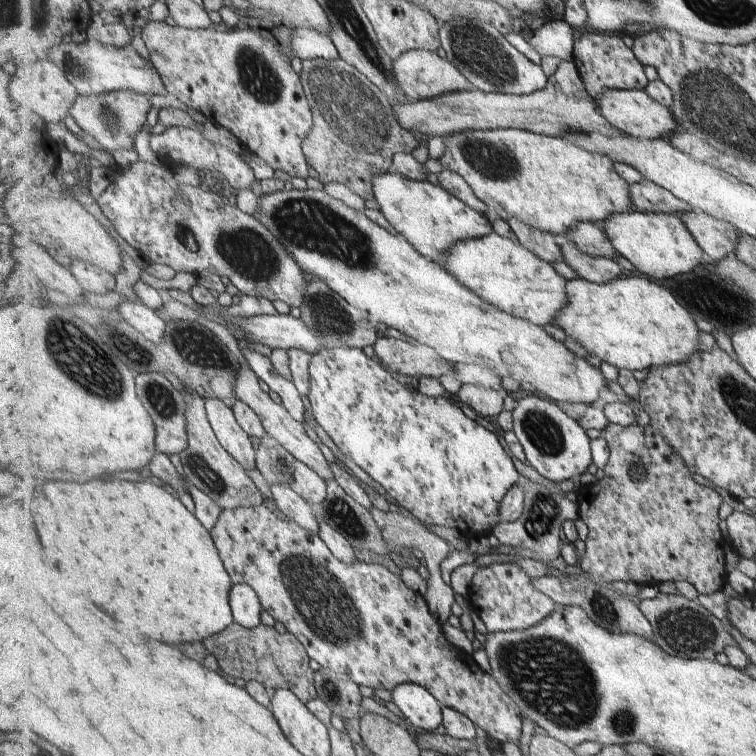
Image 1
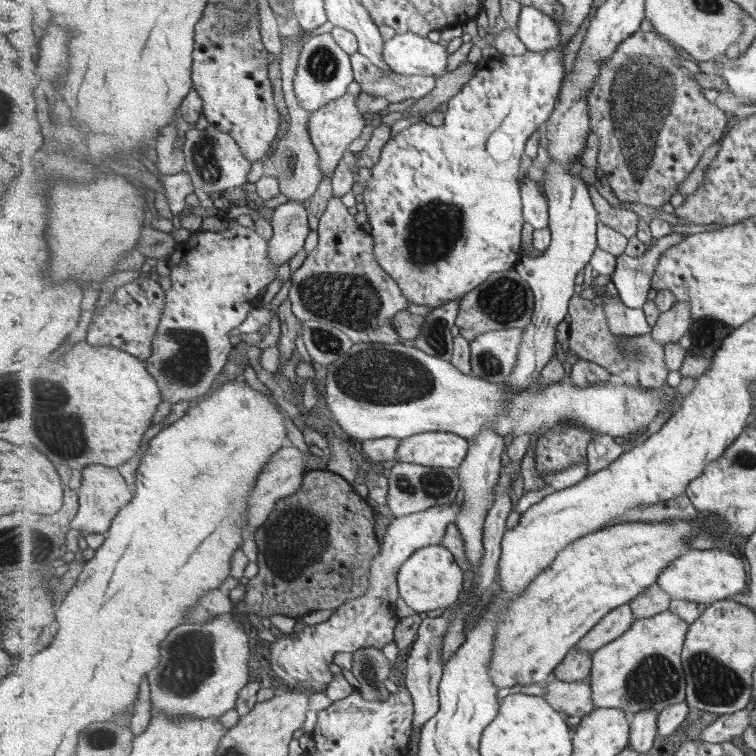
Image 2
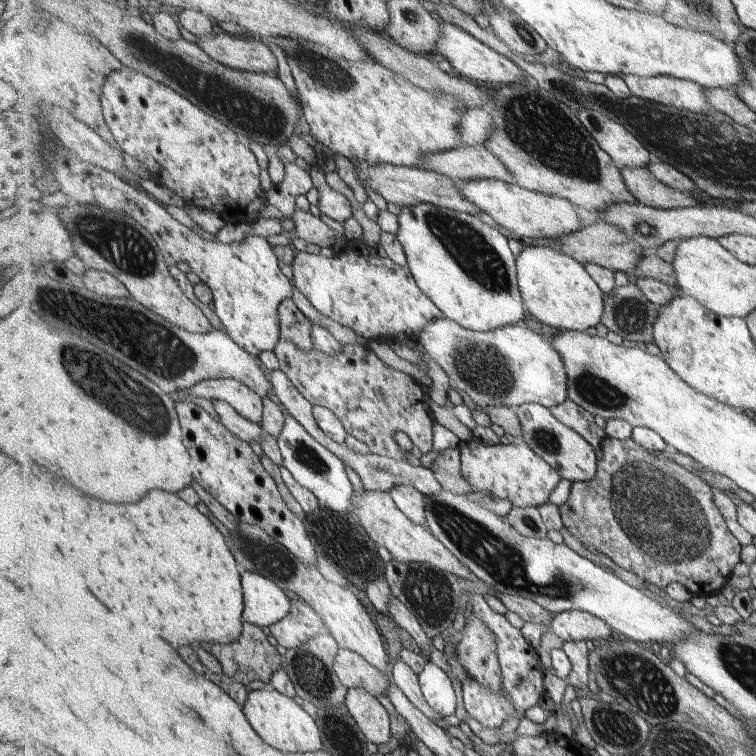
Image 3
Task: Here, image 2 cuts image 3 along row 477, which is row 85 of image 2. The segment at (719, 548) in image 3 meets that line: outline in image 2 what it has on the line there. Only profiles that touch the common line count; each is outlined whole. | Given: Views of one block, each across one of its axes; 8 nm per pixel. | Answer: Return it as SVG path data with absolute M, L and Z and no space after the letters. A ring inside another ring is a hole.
M639 30L620 45L611 60L605 60L601 77L589 94L592 132L598 136L600 144L597 163L621 204L640 202L660 208L665 202L669 203L669 198L677 192L680 182L691 174L703 152L712 144L721 143L734 121L703 96L702 87L695 82L693 74L681 66L679 55L687 57L663 34Z

